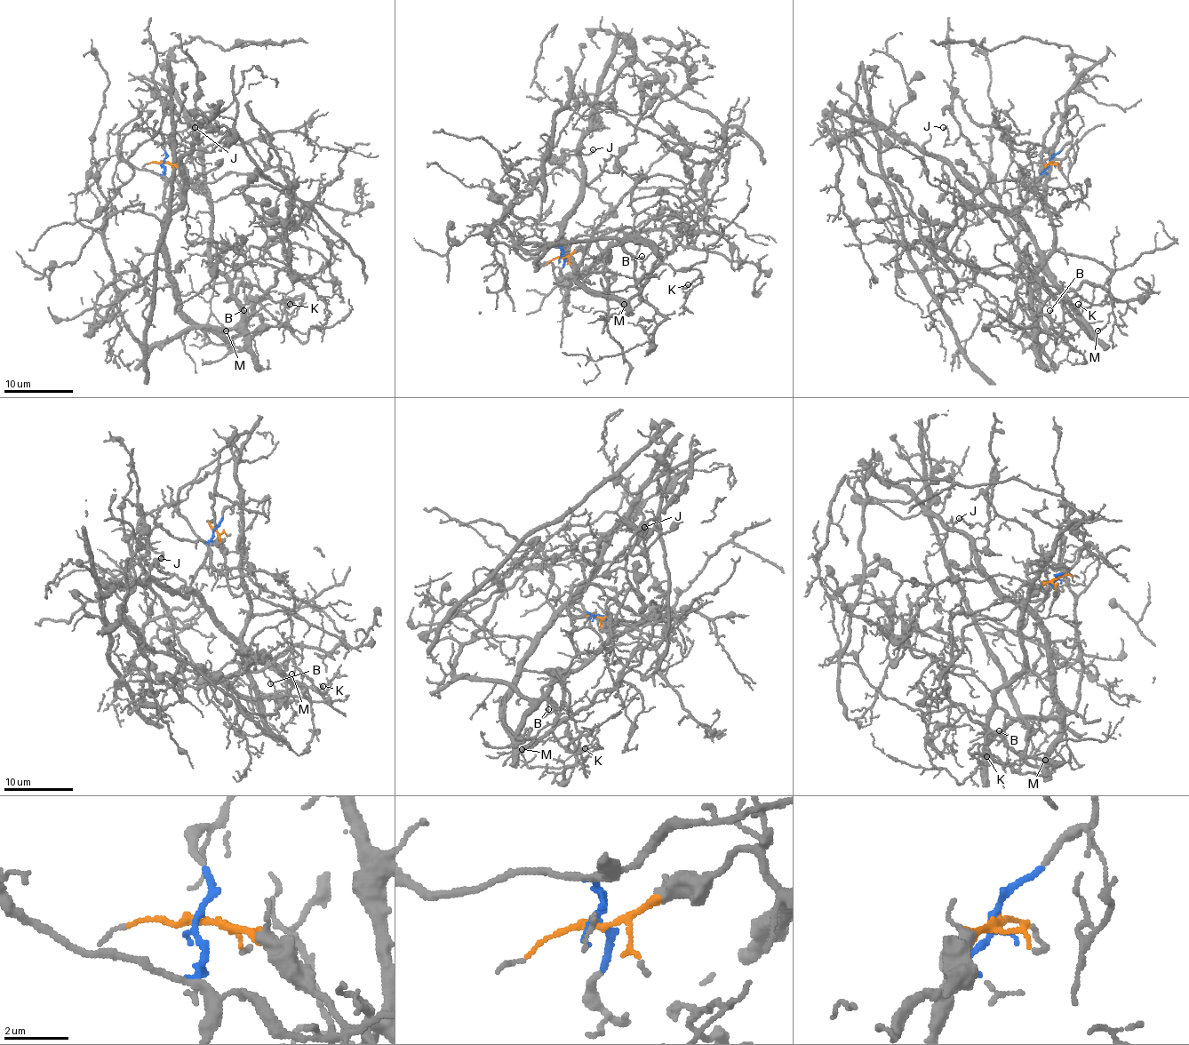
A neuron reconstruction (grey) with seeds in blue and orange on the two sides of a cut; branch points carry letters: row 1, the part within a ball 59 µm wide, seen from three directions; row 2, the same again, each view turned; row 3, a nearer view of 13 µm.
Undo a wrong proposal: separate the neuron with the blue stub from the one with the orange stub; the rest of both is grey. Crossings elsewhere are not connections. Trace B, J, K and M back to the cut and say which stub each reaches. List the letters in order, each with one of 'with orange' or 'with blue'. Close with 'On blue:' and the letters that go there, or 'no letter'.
B: with orange
J: with orange
K: with blue
M: with orange
On blue: K

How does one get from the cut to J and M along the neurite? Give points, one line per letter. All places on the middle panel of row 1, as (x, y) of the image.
J: (561, 257), (594, 241), (609, 260), (639, 239), (528, 253), (501, 224), (533, 179), (594, 149)
M: (561, 257), (583, 251), (594, 241), (609, 255), (604, 270), (609, 293), (609, 319), (616, 315), (625, 303)

